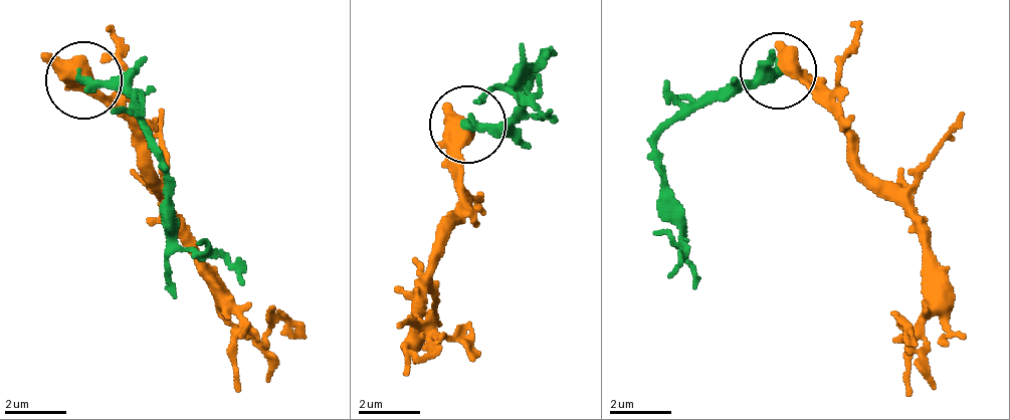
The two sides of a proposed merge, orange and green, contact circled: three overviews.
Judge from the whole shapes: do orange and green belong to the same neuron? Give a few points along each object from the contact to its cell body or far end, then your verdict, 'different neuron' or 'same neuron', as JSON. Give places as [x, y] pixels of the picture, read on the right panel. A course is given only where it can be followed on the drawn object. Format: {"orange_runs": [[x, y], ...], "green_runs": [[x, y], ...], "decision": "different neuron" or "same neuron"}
{"orange_runs": [[777, 68], [825, 99], [832, 117], [922, 242], [928, 296], [922, 329], [907, 367], [911, 398]], "green_runs": [[777, 68], [653, 141], [681, 251], [671, 275]], "decision": "same neuron"}

